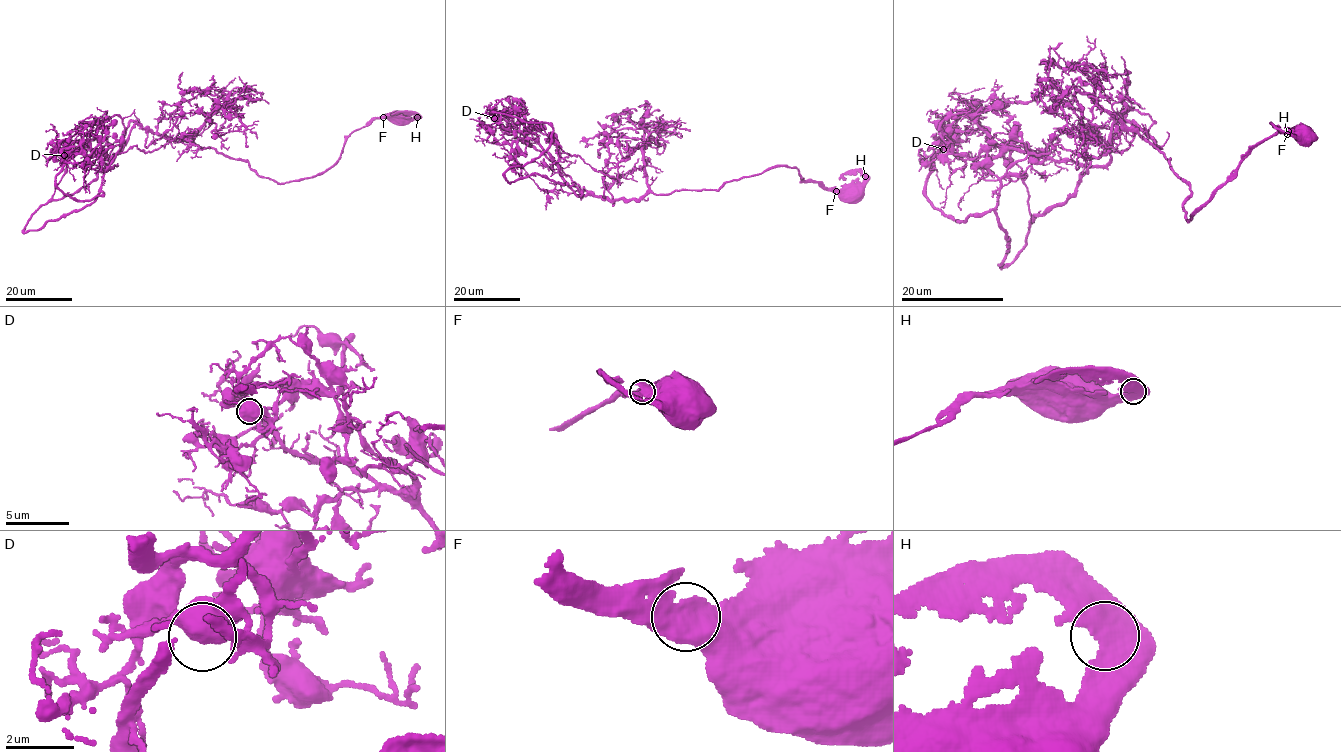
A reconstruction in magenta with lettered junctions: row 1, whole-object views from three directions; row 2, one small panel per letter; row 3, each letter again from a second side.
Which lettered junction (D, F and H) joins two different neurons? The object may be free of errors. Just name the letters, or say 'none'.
none

